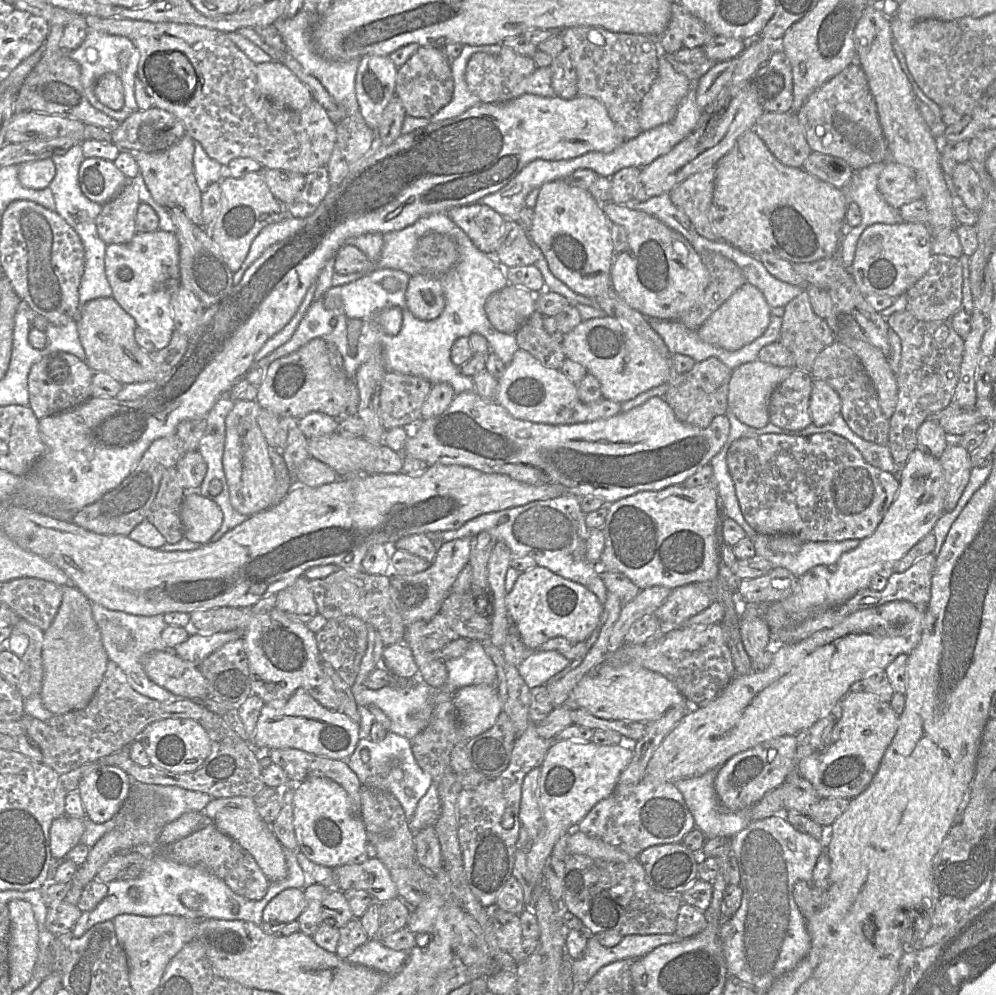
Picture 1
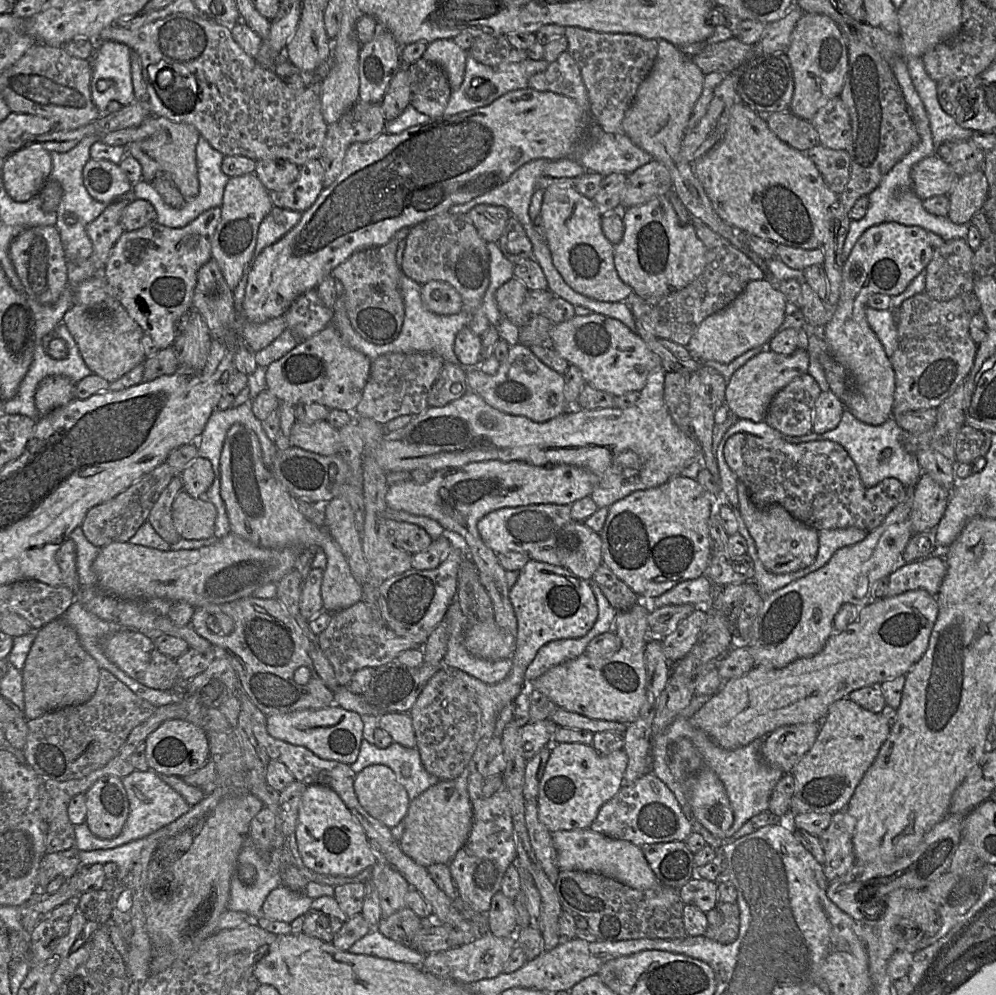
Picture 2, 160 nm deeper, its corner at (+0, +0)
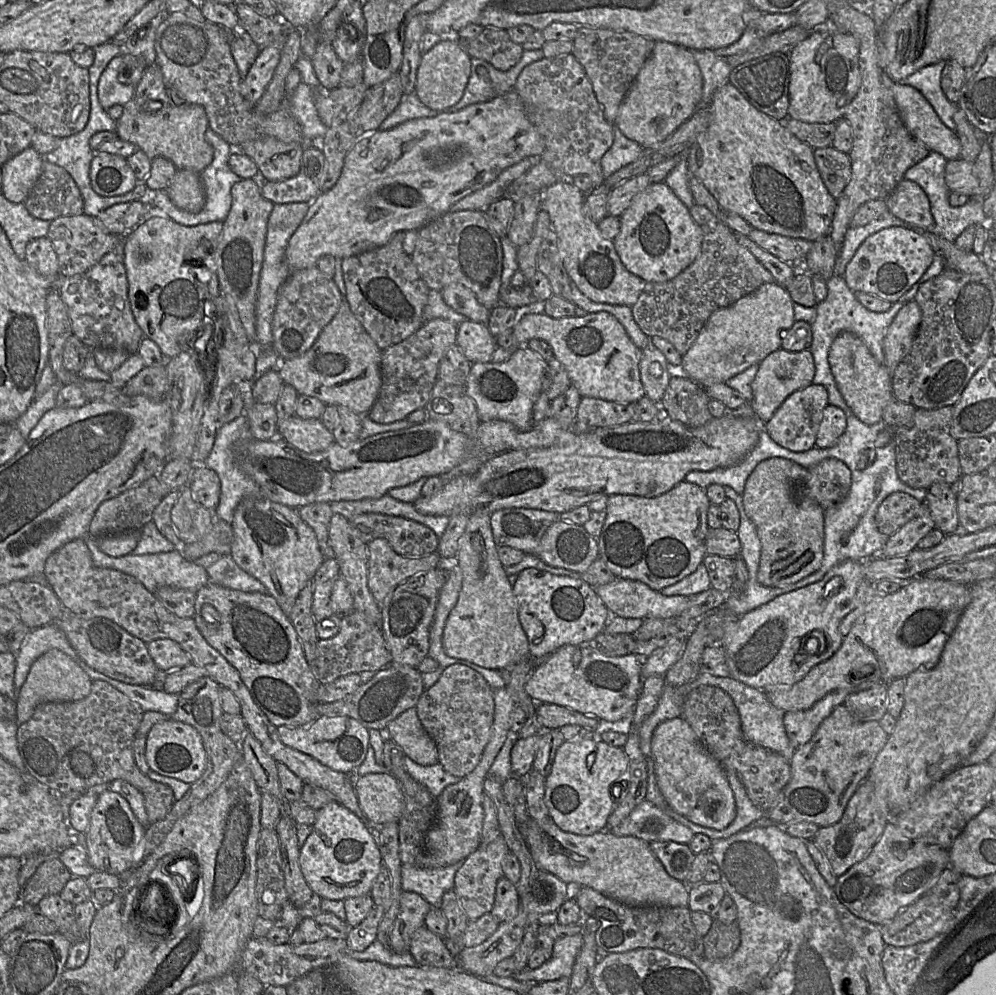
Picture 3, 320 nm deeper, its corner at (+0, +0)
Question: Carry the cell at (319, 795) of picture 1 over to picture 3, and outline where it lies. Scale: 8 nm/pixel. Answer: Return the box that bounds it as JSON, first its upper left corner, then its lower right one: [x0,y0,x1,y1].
[299,801,382,900]

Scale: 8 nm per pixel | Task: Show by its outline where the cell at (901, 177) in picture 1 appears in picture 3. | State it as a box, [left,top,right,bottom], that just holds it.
[945,158,979,197]

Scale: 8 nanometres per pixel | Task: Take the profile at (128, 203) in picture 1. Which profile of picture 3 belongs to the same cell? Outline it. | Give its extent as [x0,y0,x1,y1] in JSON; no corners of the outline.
[47,214,124,277]

